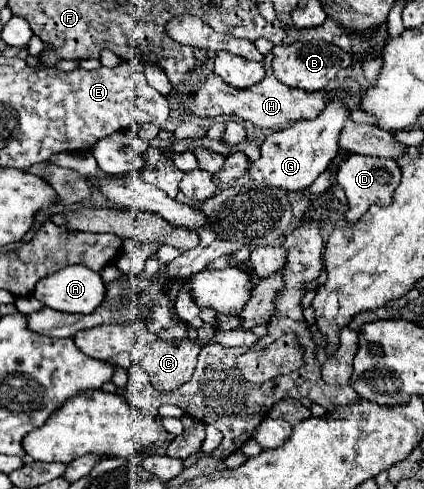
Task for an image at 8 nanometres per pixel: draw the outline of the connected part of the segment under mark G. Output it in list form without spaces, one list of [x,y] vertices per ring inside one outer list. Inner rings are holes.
[[[333,99],[329,105],[319,113],[313,121],[295,121],[291,127],[283,131],[271,133],[261,143],[261,157],[257,161],[249,163],[249,175],[255,185],[265,183],[267,187],[281,189],[285,193],[305,189],[309,187],[331,163],[331,159],[337,155],[339,145],[339,133],[349,117],[349,109],[345,101]]]

